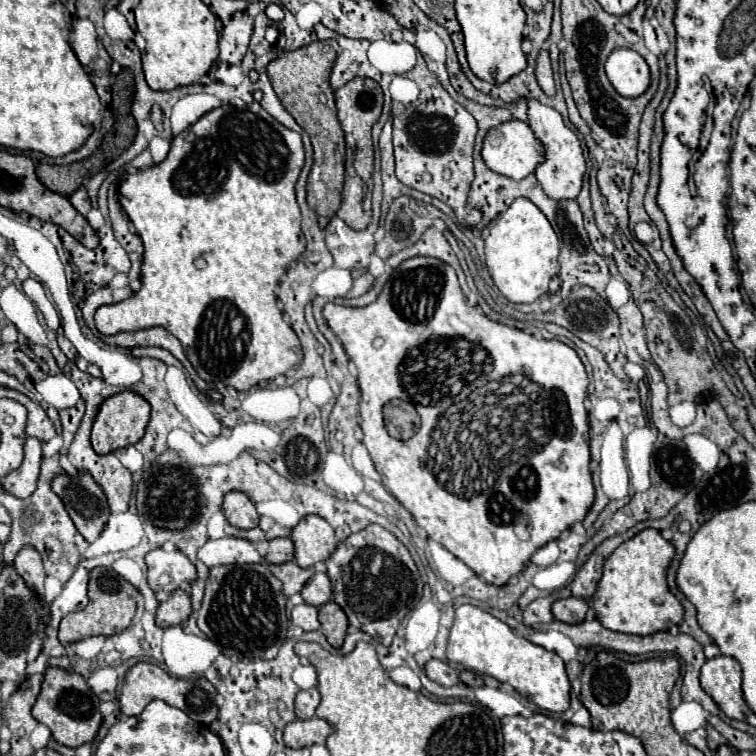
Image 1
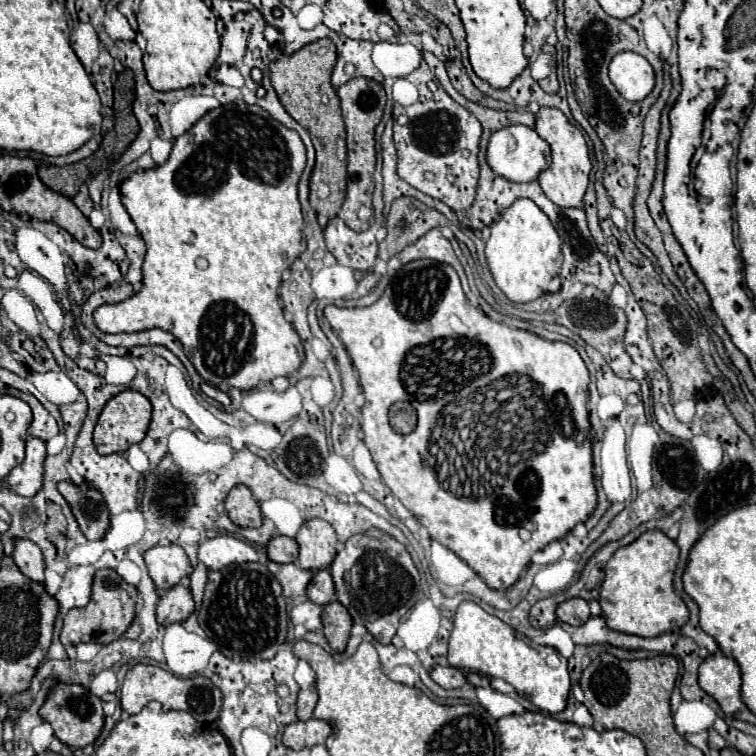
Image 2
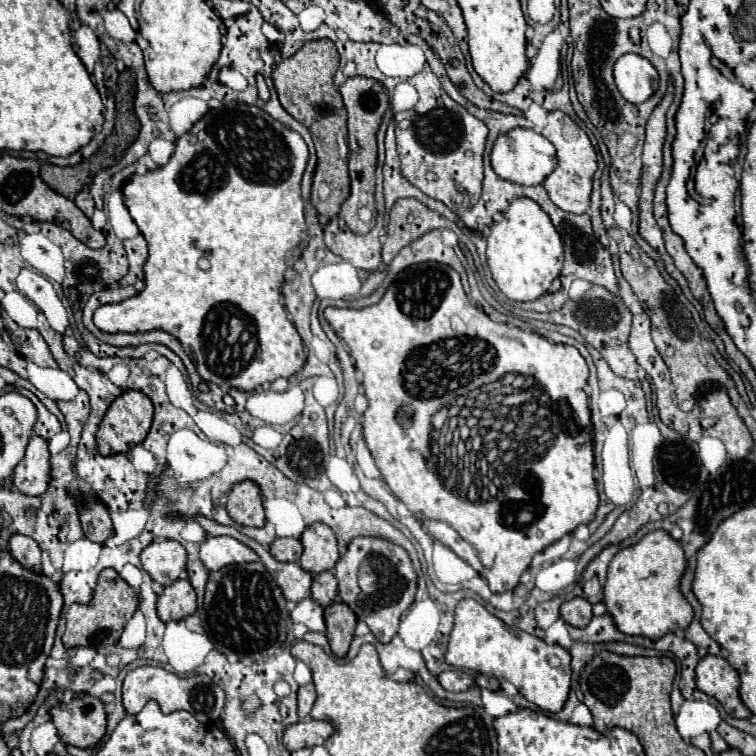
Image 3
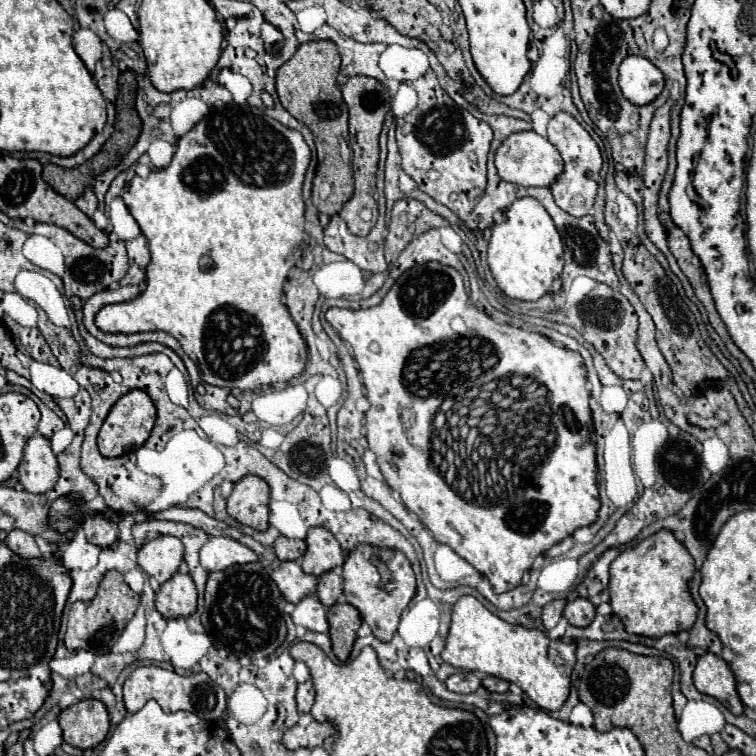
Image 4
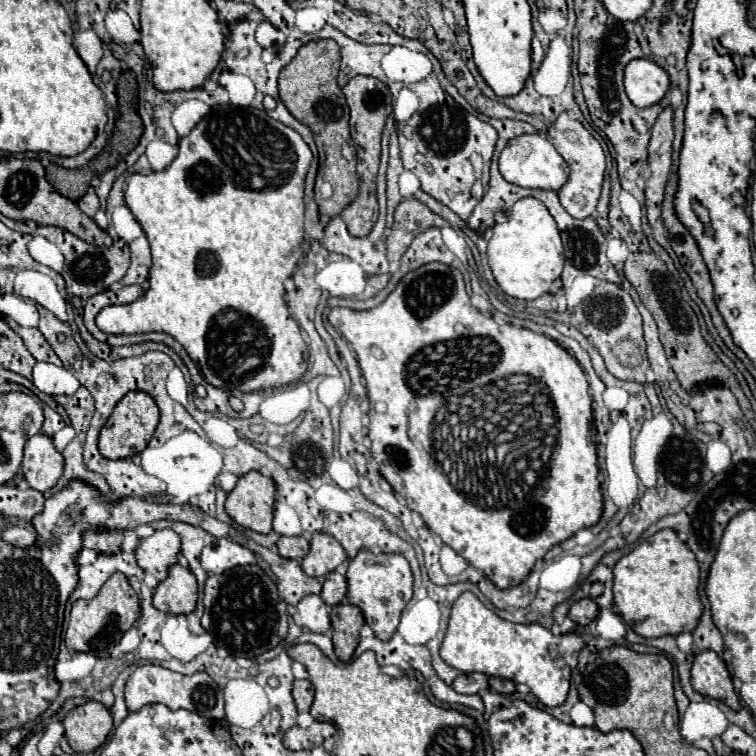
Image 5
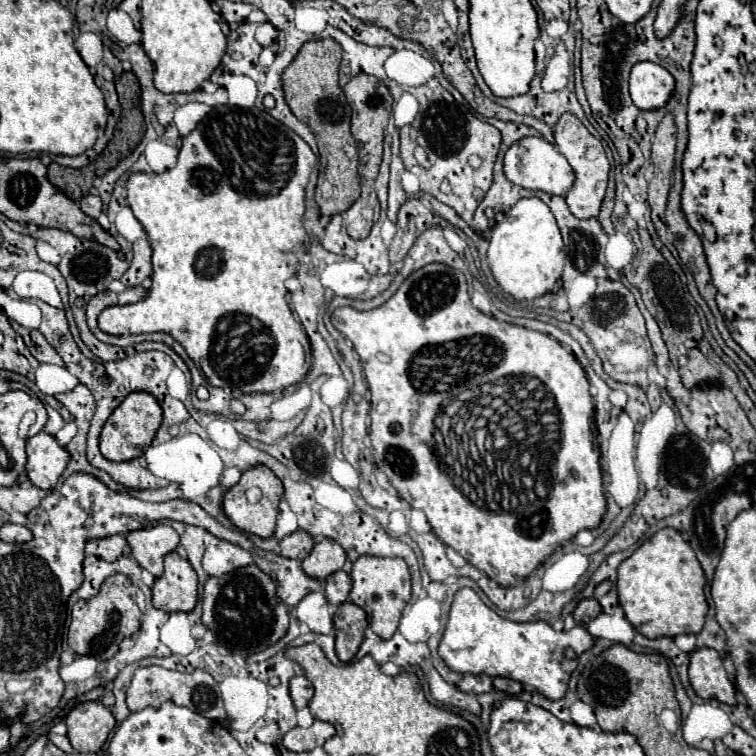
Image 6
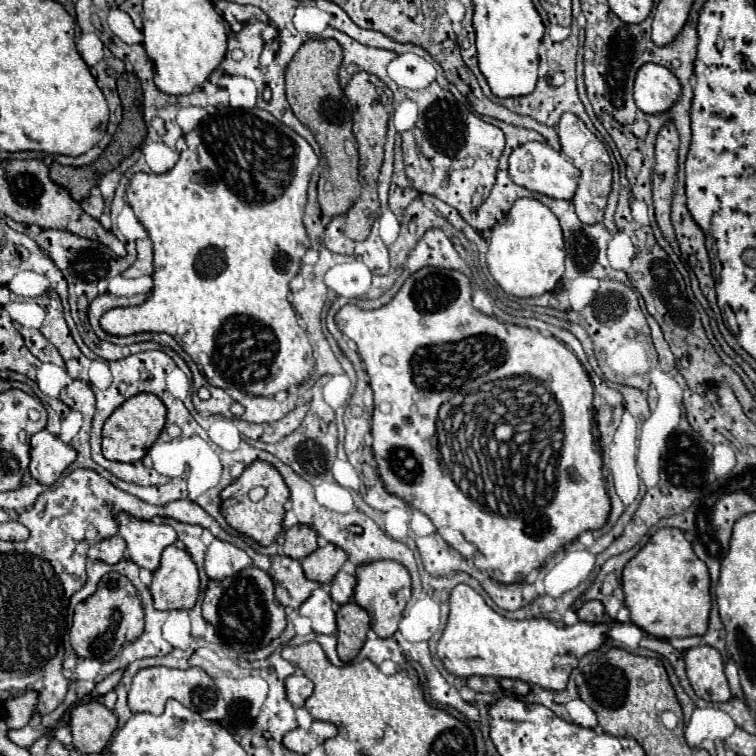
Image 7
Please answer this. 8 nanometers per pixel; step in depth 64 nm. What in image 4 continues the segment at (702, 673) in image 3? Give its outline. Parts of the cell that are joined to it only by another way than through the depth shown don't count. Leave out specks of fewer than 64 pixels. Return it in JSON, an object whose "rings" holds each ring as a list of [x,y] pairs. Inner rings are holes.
{"rings":[[[706,652],[698,658],[698,664],[694,668],[694,686],[698,688],[698,692],[708,694],[724,704],[734,716],[744,714],[744,704],[740,702],[736,692],[736,678],[726,660],[722,660],[720,656]]]}

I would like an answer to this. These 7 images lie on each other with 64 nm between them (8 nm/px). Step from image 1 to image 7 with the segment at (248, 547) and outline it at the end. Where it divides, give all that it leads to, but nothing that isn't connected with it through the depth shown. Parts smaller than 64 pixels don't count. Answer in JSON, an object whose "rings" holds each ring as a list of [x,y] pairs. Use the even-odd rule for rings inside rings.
{"rings":[[[214,538],[206,550],[204,570],[212,580],[232,576],[248,566],[252,566],[252,558],[244,550],[240,550],[238,546],[230,544],[230,542]]]}

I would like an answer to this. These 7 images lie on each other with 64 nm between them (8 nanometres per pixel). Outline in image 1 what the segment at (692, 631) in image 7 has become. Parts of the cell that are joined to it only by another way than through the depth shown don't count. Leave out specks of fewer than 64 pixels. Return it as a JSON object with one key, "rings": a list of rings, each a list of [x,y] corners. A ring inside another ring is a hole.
{"rings":[[[644,528],[634,538],[622,542],[604,562],[602,578],[592,598],[596,618],[600,624],[614,632],[648,636],[668,630],[682,622],[682,604],[670,594],[666,584],[666,568],[674,556],[674,546],[660,536],[654,528]]]}

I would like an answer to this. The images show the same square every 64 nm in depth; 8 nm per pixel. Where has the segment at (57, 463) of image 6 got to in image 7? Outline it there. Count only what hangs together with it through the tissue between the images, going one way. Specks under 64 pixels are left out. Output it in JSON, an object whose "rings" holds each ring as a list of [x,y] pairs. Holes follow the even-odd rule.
{"rings":[[[40,430],[30,440],[30,476],[44,486],[52,486],[74,458],[76,452],[72,446],[48,430]]]}

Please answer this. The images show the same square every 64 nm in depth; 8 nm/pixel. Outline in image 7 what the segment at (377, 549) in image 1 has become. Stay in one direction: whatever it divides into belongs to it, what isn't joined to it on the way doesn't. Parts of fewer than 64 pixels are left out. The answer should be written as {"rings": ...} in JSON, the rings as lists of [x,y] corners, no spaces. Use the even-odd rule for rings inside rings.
{"rings":[[[376,560],[370,564],[360,564],[356,568],[356,588],[354,602],[370,614],[370,626],[380,638],[390,638],[398,630],[400,614],[410,598],[410,574],[394,560]]]}

